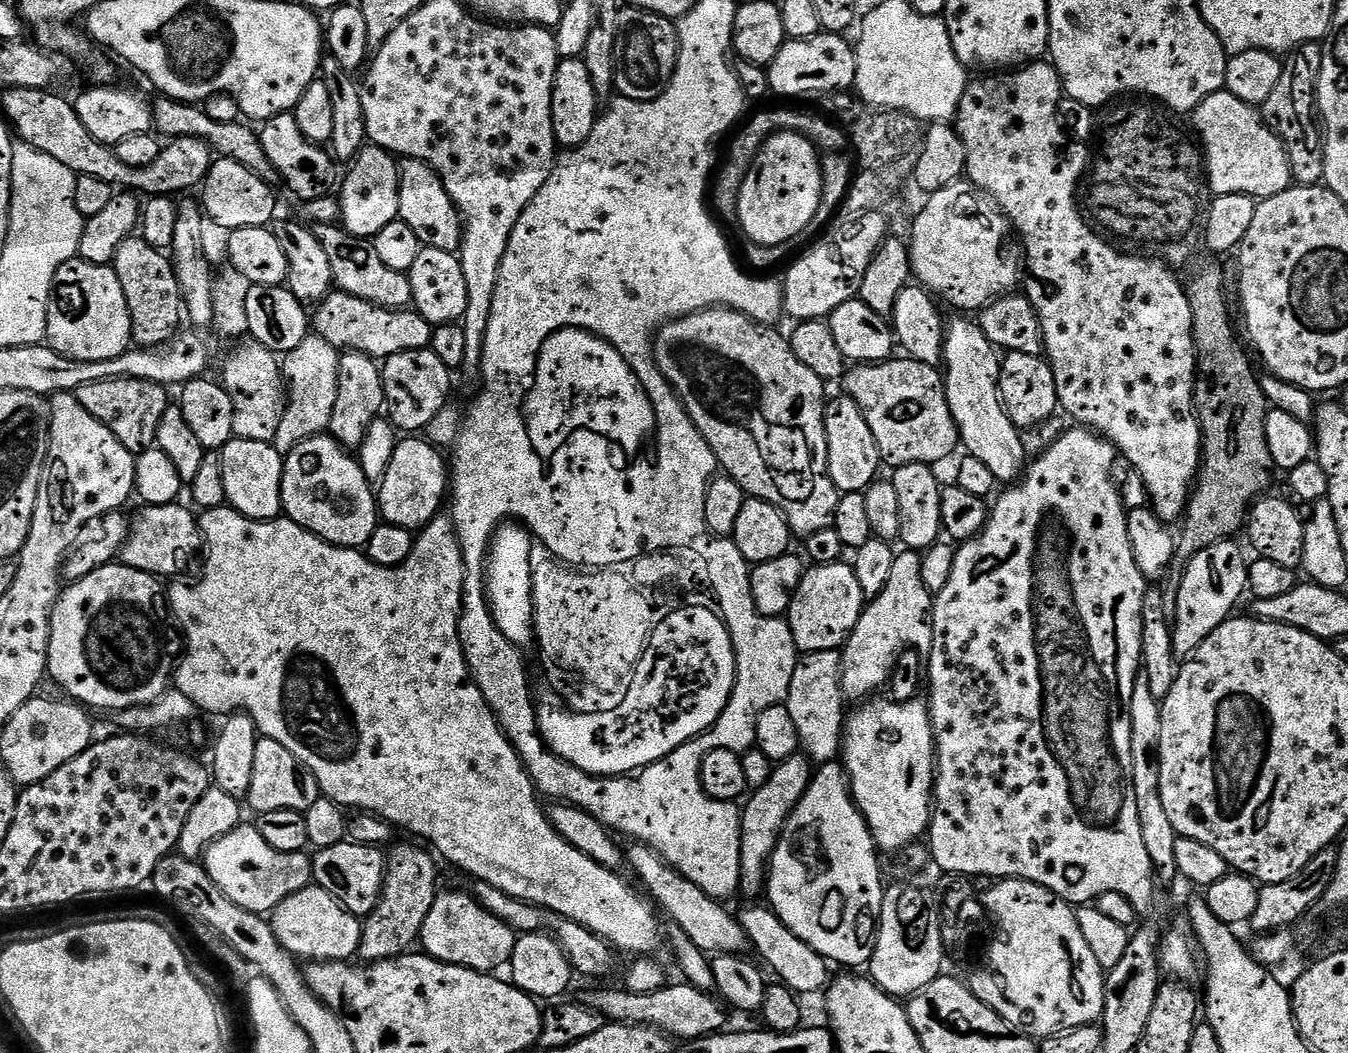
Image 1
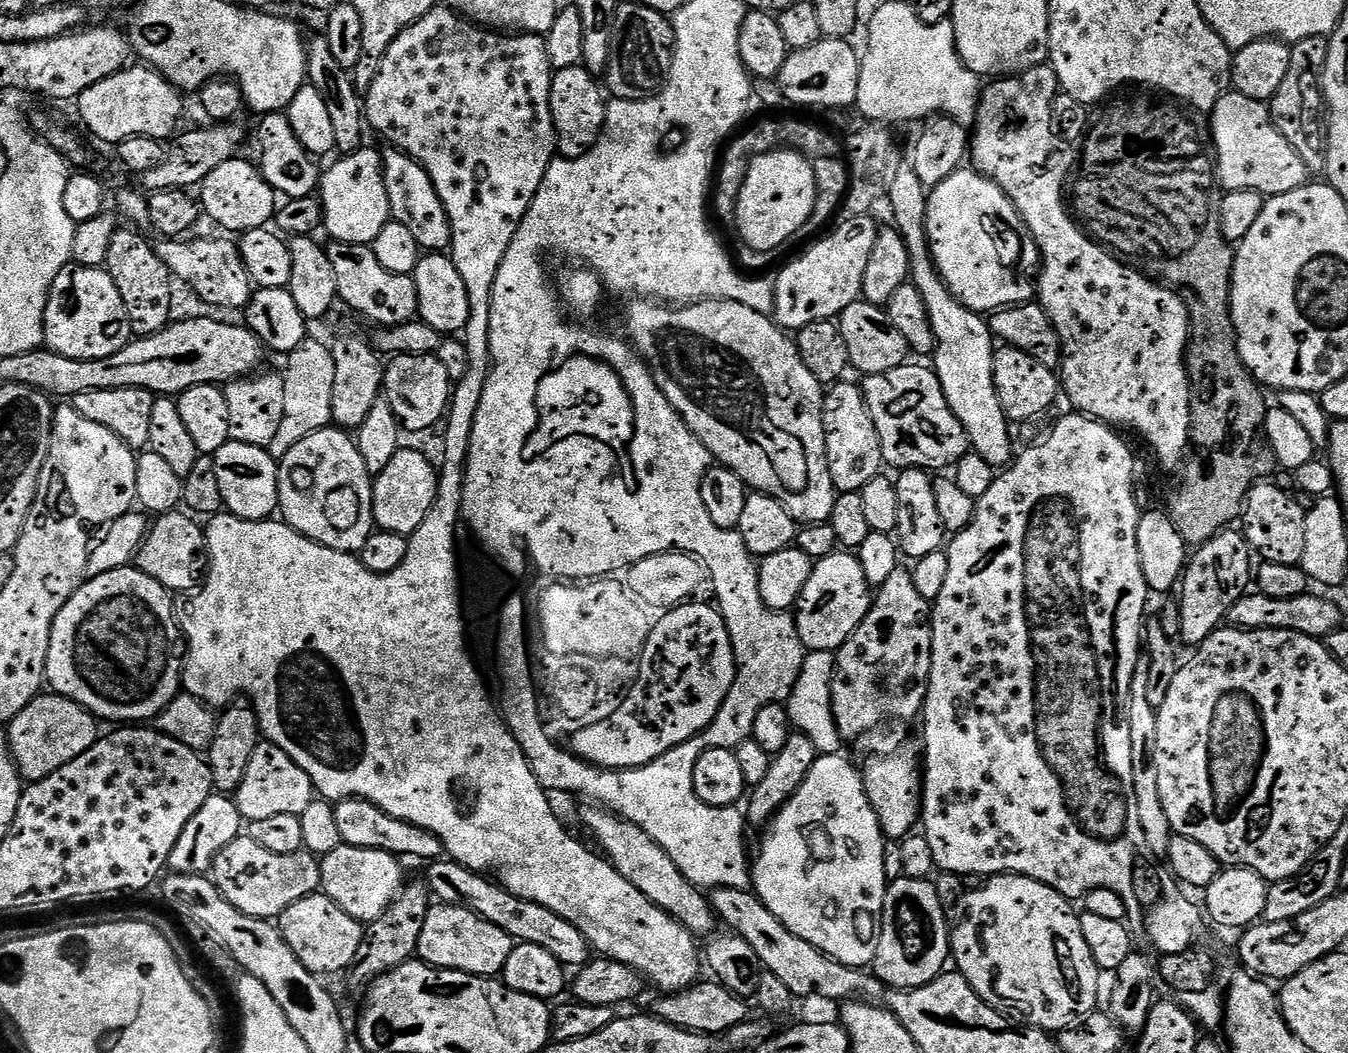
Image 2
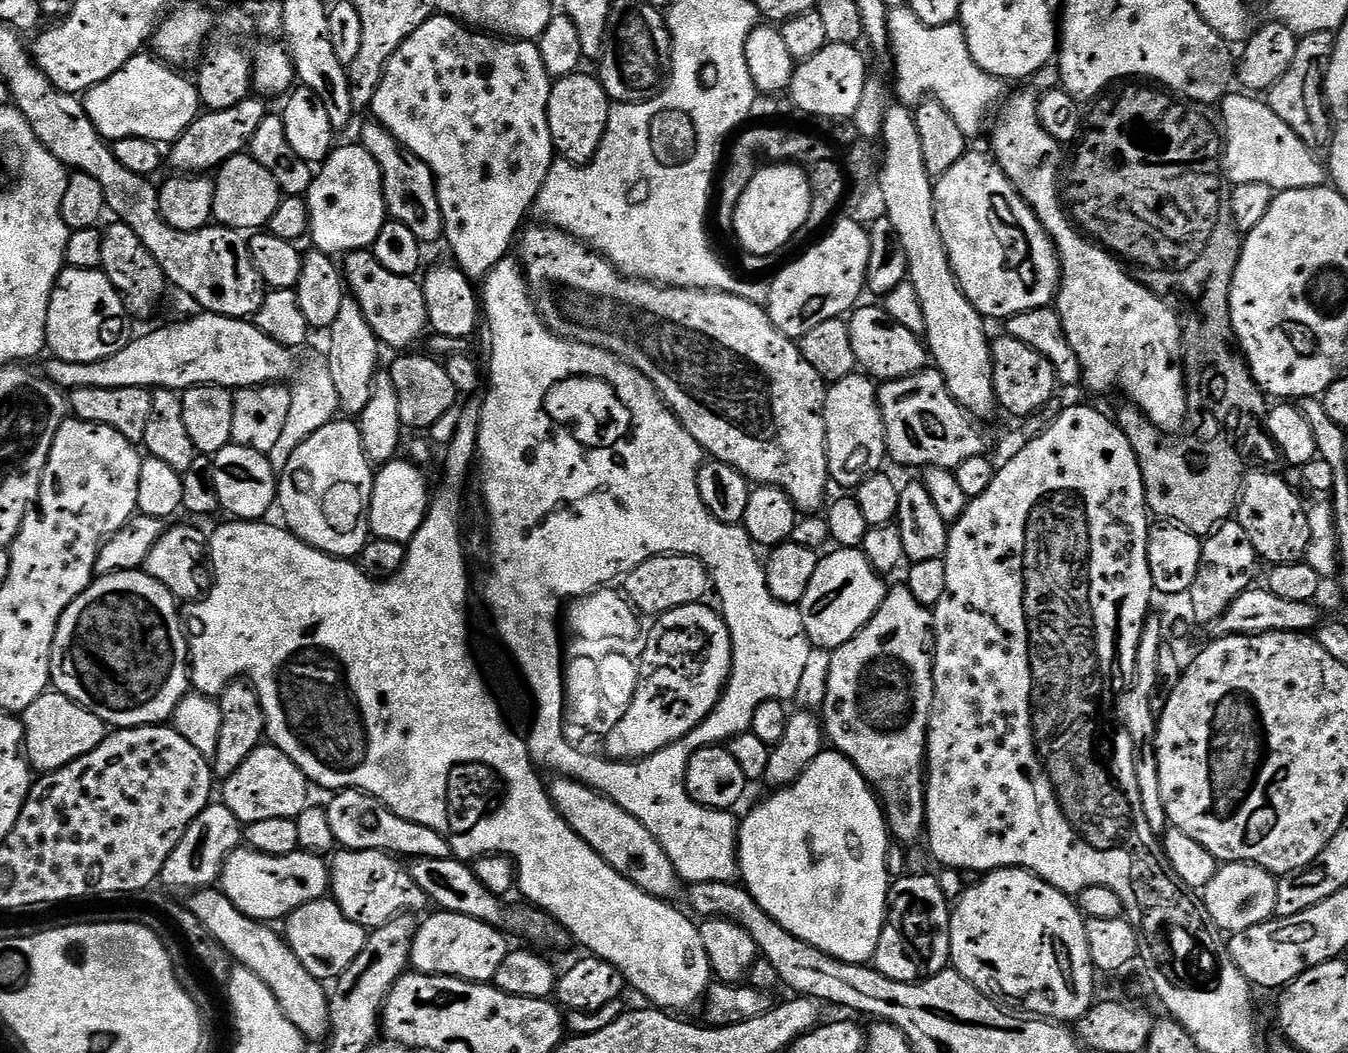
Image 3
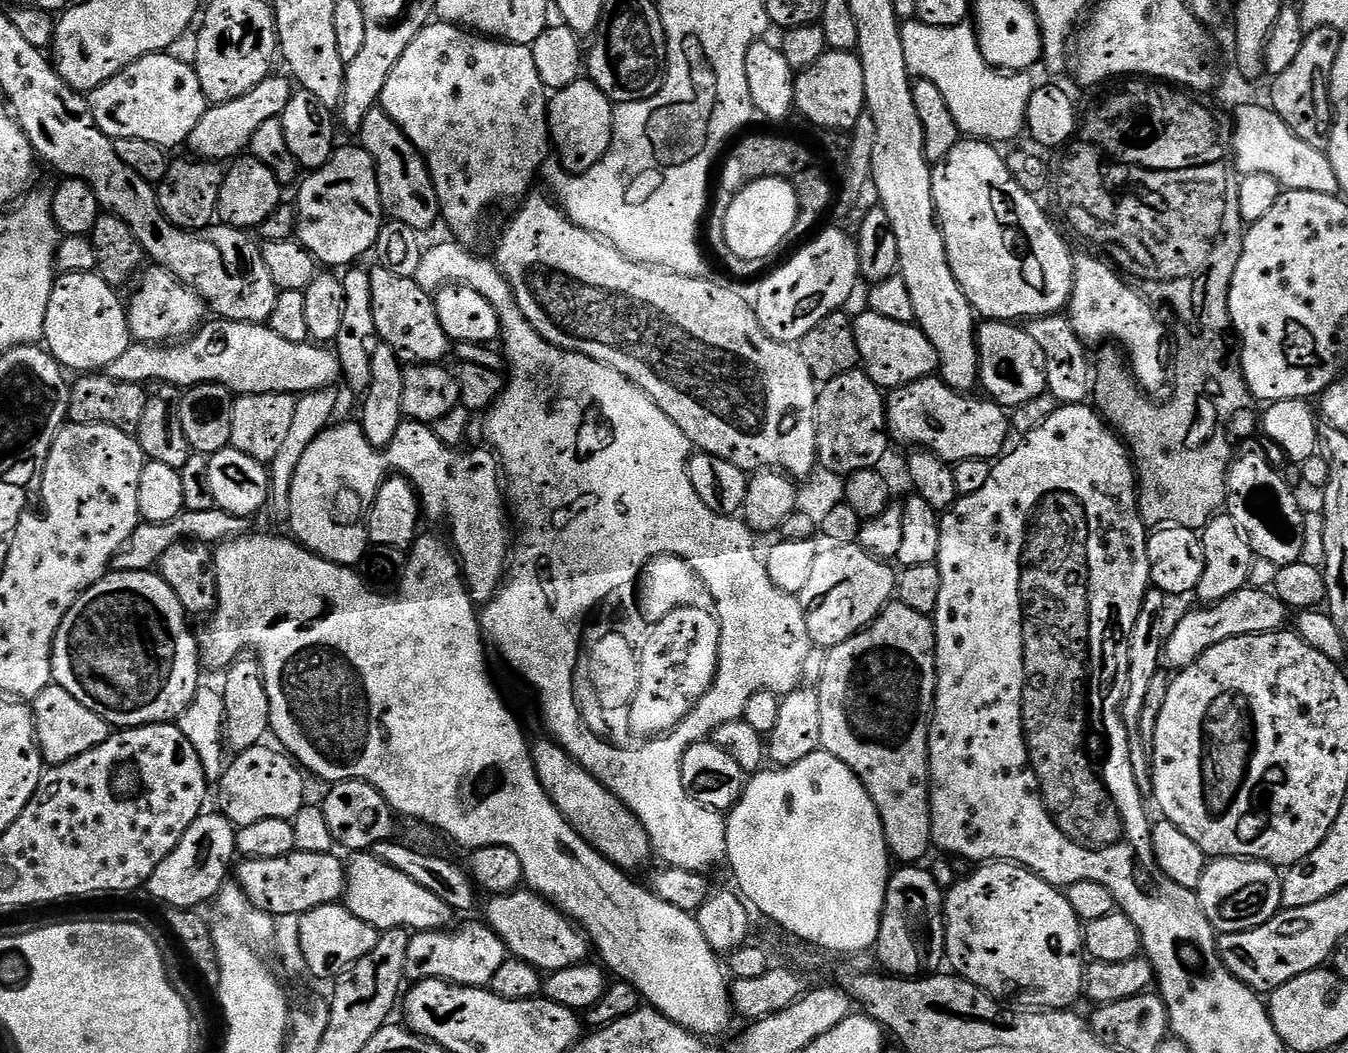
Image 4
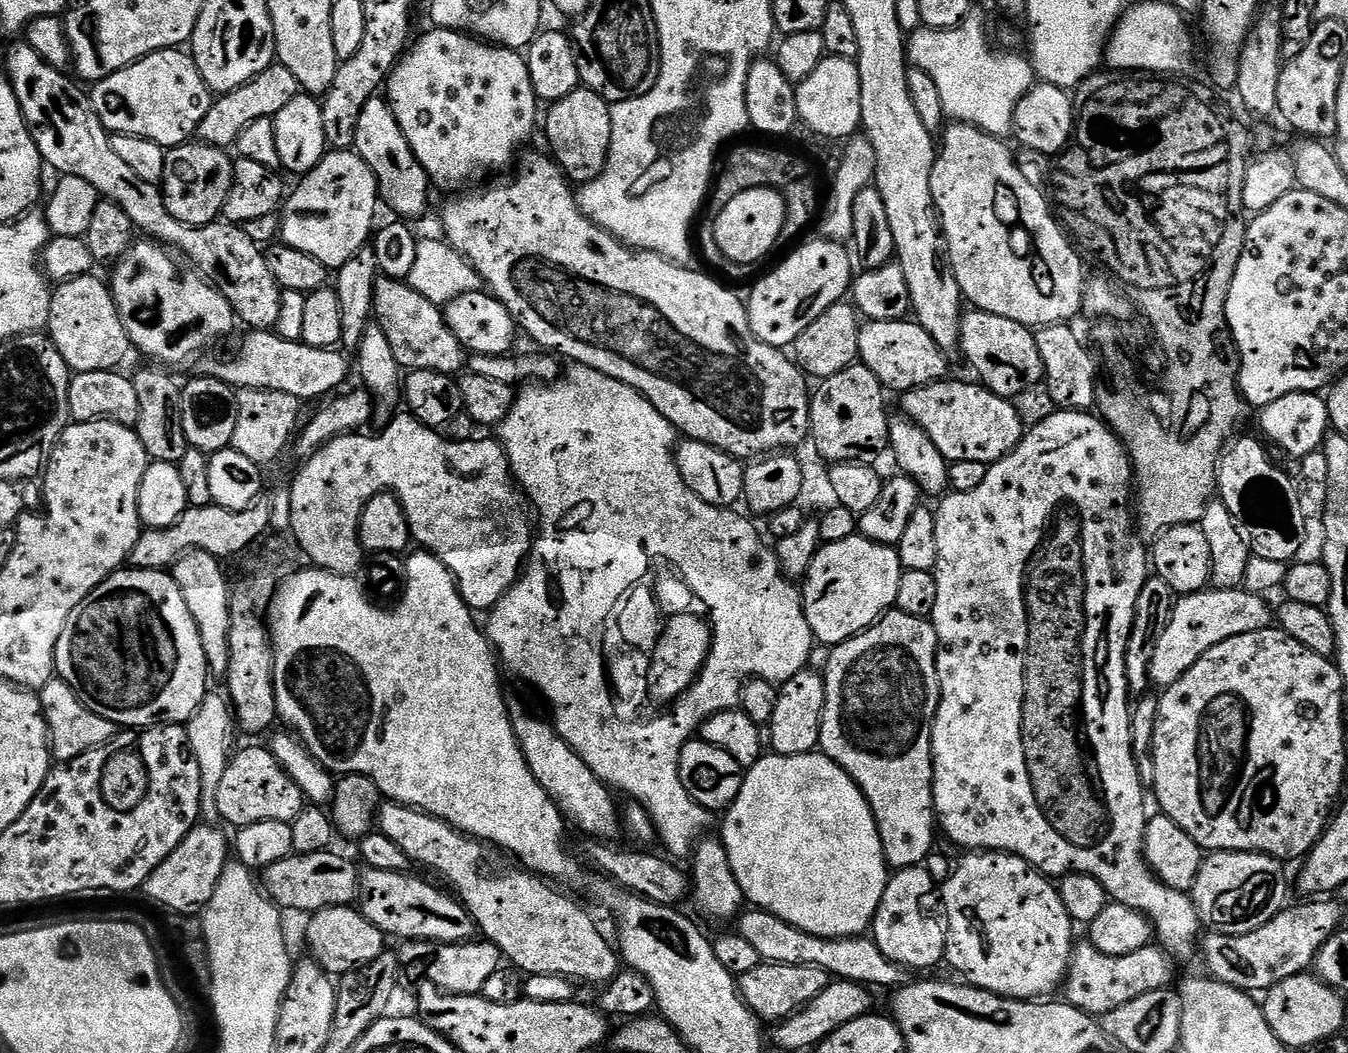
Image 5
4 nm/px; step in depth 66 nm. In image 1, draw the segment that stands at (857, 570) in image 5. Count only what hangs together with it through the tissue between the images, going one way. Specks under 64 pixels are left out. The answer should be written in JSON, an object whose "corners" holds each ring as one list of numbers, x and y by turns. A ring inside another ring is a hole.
{"corners":[[851,563,817,564,805,571,802,582,790,602,786,619,801,653,831,652,848,639,858,618,864,613,866,597,858,586,856,569]]}

